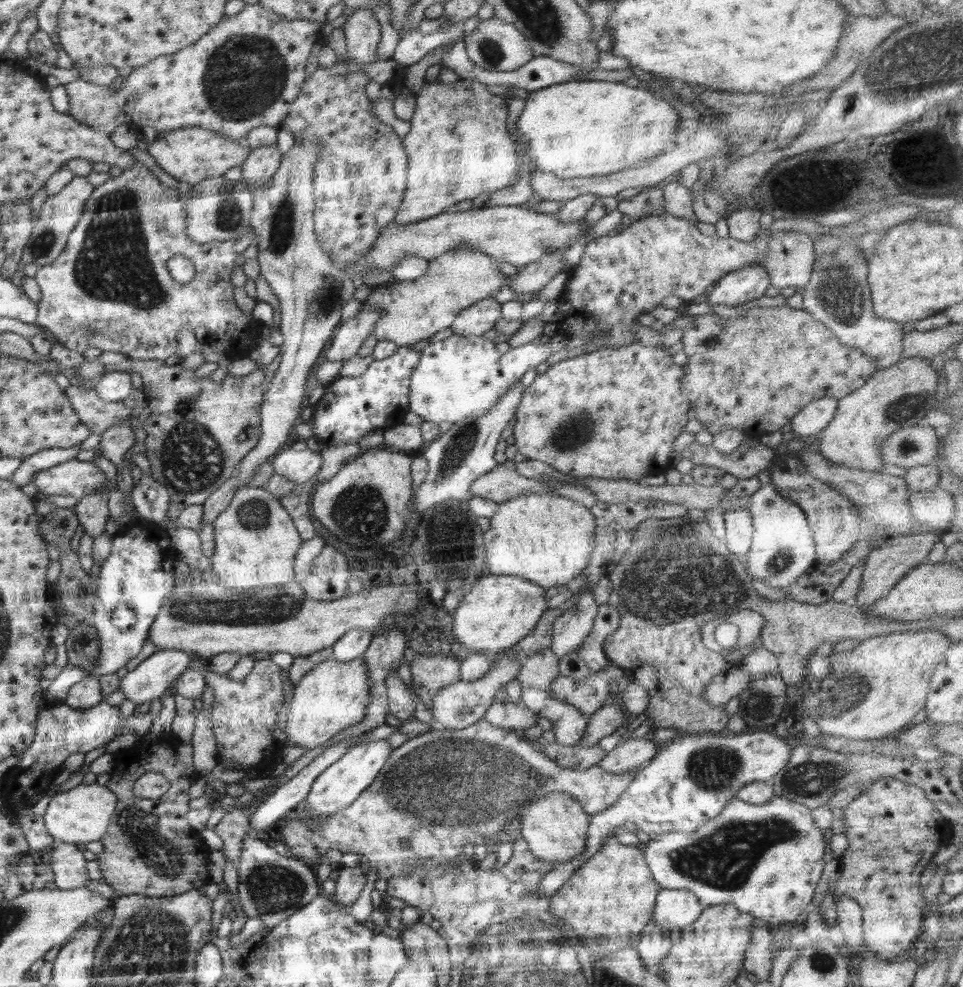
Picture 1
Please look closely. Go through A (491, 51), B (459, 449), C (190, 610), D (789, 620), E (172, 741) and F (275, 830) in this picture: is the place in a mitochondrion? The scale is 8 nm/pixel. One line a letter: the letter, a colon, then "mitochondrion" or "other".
A: mitochondrion
B: mitochondrion
C: mitochondrion
D: other
E: other
F: other

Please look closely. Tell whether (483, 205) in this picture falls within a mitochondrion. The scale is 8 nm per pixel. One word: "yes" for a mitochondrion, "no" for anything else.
no

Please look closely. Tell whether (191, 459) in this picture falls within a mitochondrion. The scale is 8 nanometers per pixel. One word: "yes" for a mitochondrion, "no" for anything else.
yes

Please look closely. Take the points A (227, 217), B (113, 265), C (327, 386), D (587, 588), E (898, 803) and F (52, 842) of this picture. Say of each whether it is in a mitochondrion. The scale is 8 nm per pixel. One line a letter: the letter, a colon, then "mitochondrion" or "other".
A: mitochondrion
B: mitochondrion
C: other
D: other
E: other
F: other

